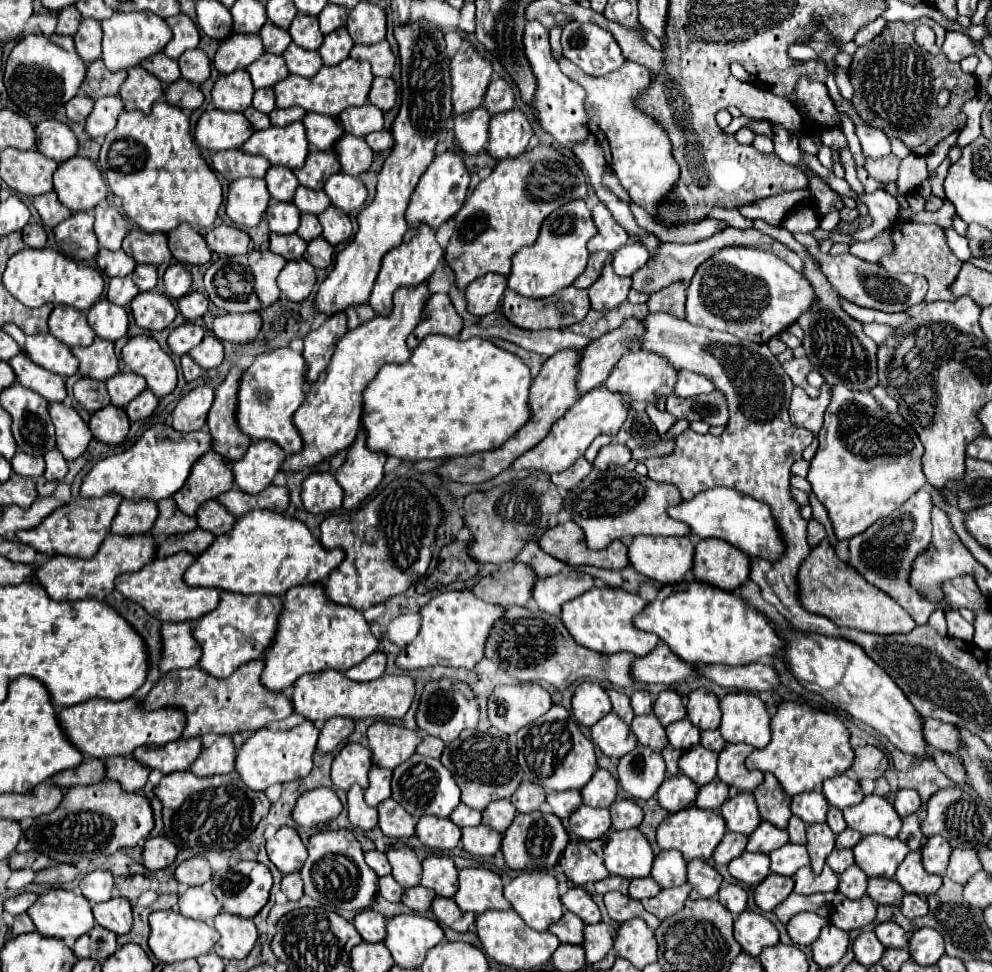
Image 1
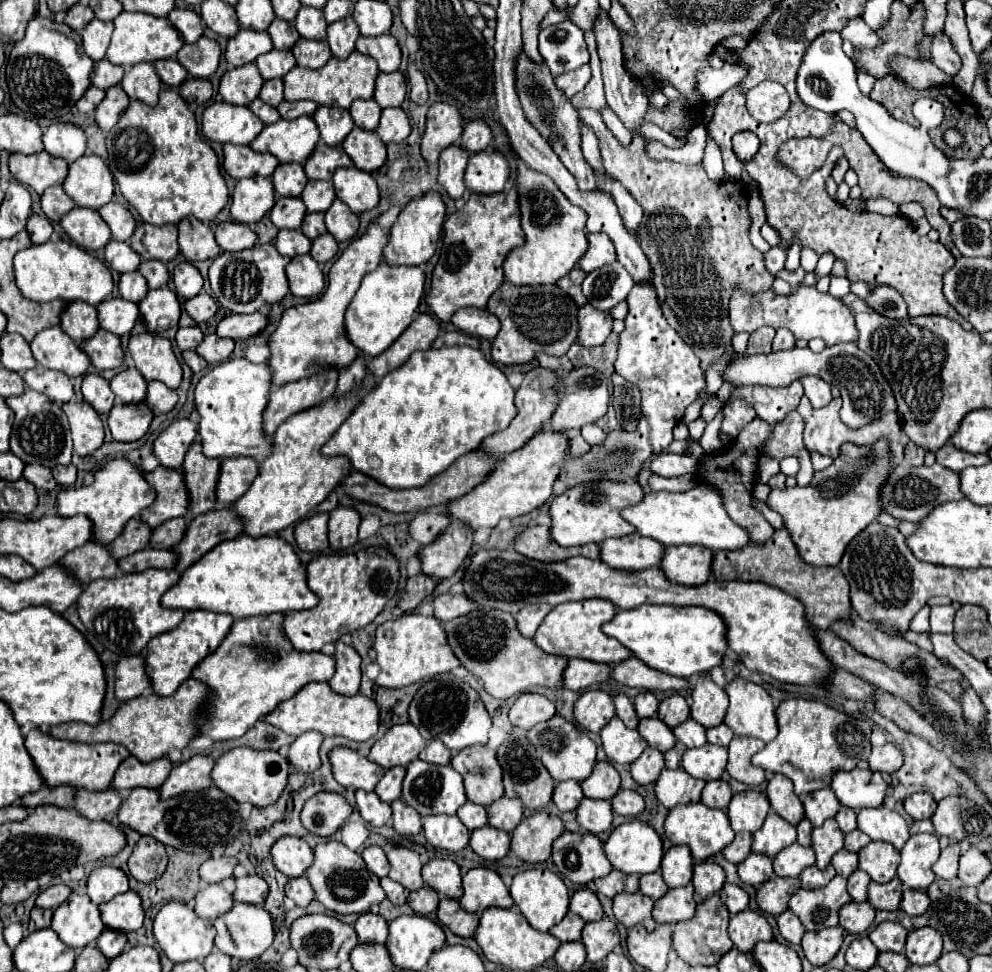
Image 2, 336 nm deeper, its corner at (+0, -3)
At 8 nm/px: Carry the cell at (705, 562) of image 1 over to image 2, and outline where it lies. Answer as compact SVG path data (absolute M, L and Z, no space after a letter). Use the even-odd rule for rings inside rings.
M679 545L665 547L661 567L667 579L673 583L687 586L699 586L711 577L713 553L707 547L699 545Z

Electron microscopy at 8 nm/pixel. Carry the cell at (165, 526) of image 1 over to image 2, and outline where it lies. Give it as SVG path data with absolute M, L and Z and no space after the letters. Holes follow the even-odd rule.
M131 519L131 523L127 523L127 527L123 529L123 535L119 535L119 539L107 545L107 551L111 551L115 559L127 557L137 549L145 549L149 545L149 535L151 527L143 525L143 521L139 519Z

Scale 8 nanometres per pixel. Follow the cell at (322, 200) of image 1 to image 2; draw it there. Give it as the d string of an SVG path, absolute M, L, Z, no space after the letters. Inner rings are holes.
M309 181L301 199L307 205L307 213L327 211L335 199L335 187L331 181Z

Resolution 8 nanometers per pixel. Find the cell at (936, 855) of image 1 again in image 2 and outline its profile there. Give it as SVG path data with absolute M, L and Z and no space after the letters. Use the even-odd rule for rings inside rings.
M951 843L941 851L941 857L933 865L933 873L941 879L953 879L957 877L957 863L959 863L959 843Z

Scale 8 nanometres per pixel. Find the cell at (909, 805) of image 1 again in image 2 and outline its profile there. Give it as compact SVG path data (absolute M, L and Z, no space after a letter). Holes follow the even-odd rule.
M913 793L911 797L905 799L905 811L913 819L929 819L935 813L935 809L937 809L937 803L927 793Z

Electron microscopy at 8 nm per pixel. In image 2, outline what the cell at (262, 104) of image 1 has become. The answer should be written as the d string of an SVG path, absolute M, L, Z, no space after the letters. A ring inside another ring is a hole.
M269 79L269 81L265 81L259 97L261 97L263 103L277 107L283 101L283 81L281 79Z

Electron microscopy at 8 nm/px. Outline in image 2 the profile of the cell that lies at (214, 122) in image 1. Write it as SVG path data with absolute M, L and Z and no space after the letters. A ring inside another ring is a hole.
M225 101L211 103L203 113L203 135L209 141L249 145L263 129L263 121L243 105L229 105Z

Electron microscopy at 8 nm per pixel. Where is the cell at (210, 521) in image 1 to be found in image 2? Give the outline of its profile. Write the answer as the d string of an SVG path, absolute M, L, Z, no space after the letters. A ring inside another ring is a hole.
M177 517L177 519L169 519L167 523L161 523L159 529L151 531L151 539L149 539L149 547L151 549L171 549L175 547L185 533L185 519Z

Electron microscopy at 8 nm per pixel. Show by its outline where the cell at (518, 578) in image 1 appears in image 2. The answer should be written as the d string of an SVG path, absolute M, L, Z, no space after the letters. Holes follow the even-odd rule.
M443 593L433 599L433 617L439 619L441 623L445 623L459 615L469 613L473 607L475 607L475 603L461 593Z

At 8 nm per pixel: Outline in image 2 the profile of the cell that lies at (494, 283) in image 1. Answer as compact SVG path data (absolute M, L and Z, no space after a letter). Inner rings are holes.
M463 307L459 309L451 323L455 323L457 329L483 339L493 339L499 333L499 319L491 315L487 309L475 309L475 307Z

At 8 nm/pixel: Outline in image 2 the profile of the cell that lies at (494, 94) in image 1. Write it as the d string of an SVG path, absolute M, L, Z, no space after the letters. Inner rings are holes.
M479 119L467 123L465 129L463 129L461 139L457 141L457 145L463 147L465 151L469 151L471 155L487 149L489 143L491 143L491 129L483 121L479 121Z

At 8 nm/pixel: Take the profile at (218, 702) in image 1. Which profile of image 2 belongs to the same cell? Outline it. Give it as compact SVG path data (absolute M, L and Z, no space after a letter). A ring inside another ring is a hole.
M185 679L181 687L171 697L159 697L155 693L139 695L131 701L125 701L119 705L115 715L109 721L101 721L97 725L85 725L85 723L69 723L69 725L55 725L49 727L47 733L53 739L63 741L77 741L77 743L117 743L123 745L133 757L137 757L143 763L149 763L153 759L163 757L169 749L185 749L189 741L195 737L195 717L203 701L207 699L207 687L195 679Z

